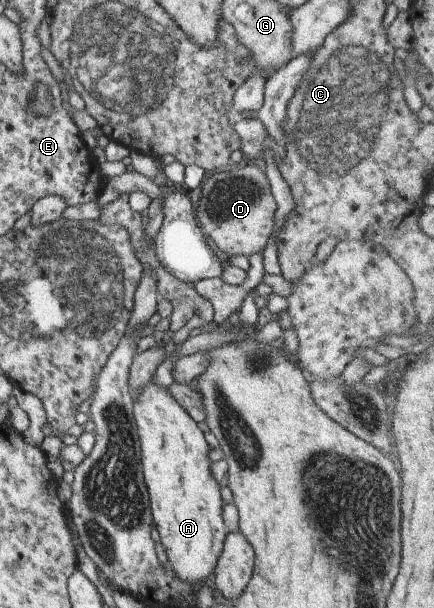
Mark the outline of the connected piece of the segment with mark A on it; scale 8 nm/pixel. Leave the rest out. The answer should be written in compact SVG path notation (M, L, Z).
M152 381L140 391L137 401L132 401L132 414L140 443L142 476L148 493L152 524L176 578L196 589L204 583L210 583L227 533L221 520L221 508L224 504L219 498L219 486L209 473L211 462L208 460L208 451L211 448L205 443L199 427L175 403L166 388L160 388Z

